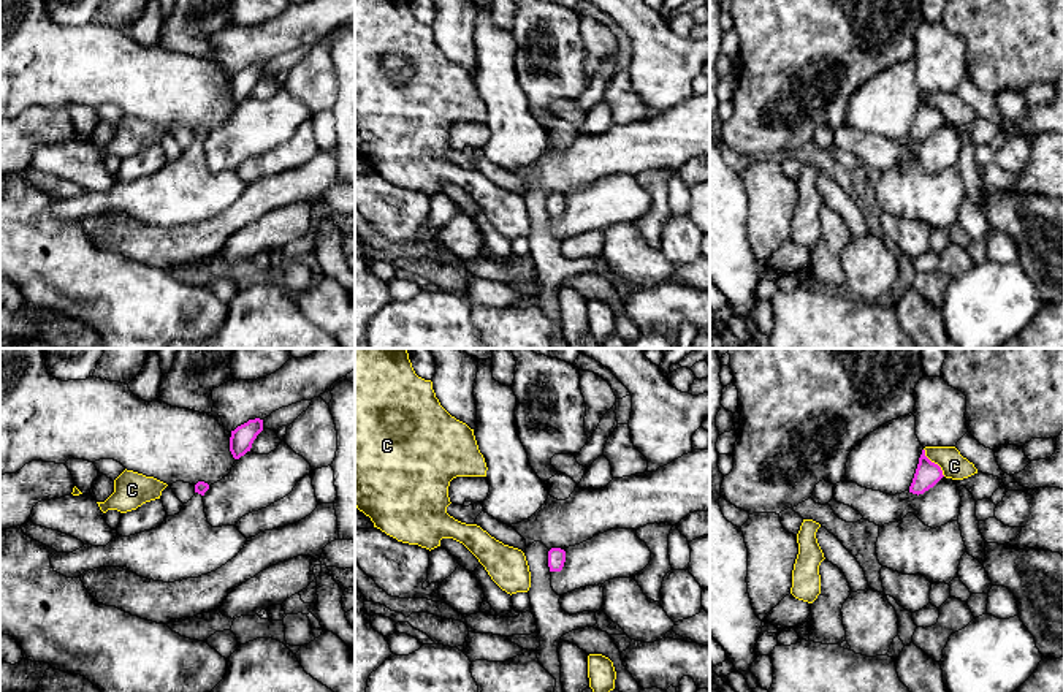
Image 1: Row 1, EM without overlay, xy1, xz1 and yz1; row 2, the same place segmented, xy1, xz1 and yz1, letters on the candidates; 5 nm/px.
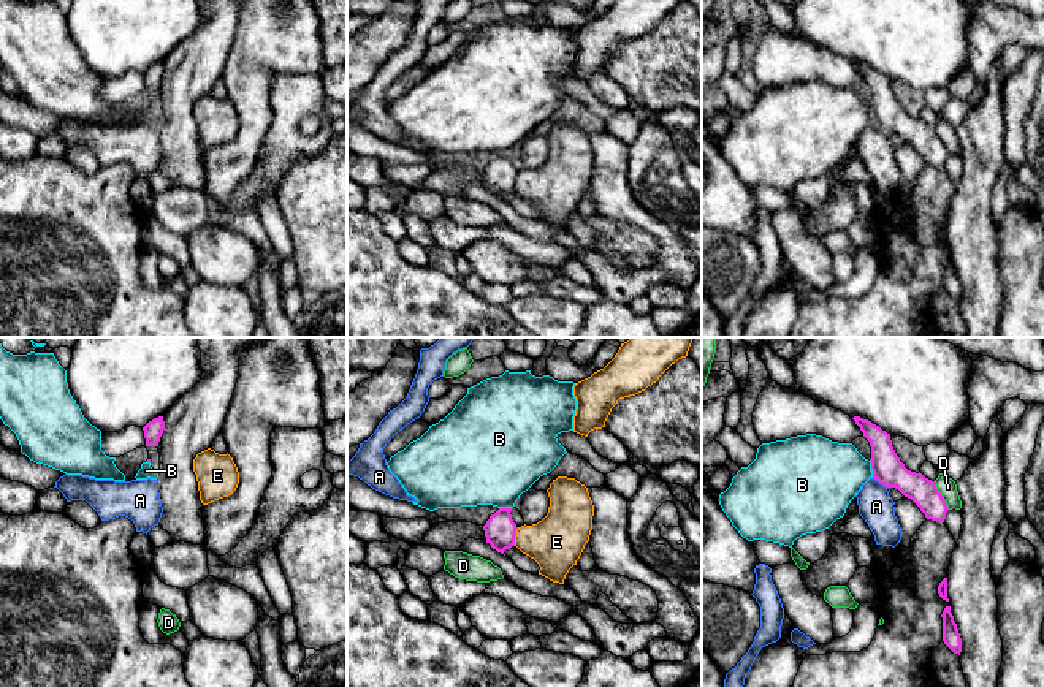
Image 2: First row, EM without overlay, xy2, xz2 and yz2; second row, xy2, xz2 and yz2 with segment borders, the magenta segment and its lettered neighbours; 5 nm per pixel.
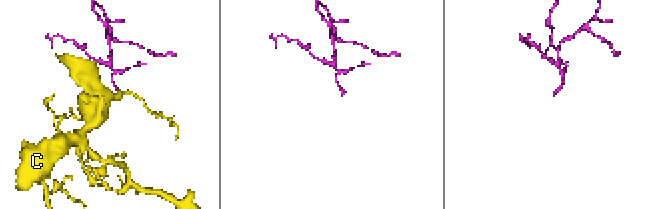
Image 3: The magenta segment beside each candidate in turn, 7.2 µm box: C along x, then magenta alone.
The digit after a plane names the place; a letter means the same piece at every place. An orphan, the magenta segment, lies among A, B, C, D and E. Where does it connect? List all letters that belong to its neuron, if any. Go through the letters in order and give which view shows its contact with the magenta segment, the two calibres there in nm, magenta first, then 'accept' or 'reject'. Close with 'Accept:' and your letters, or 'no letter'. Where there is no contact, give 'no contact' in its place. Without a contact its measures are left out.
A: meets magenta in yz2; 160 nm thick on the magenta side, 180 nm on the other; reject
B: meets magenta in yz2; 160 nm thick on the magenta side, 360 nm on the other; reject
C: meets magenta in yz1; 130 nm thick on the magenta side, 130 nm on the other; reject
D: meets magenta in yz2; 140 nm thick on the magenta side, 90 nm on the other; reject
E: meets magenta in xz2; 160 nm thick on the magenta side, 280 nm on the other; reject
Accept: no letter

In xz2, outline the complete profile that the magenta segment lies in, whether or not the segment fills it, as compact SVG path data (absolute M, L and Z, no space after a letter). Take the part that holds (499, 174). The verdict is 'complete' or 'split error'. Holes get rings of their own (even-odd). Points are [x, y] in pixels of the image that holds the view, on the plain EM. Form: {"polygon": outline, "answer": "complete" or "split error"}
{"polygon": "M499 154L483 171L486 188L501 199L515 192L518 173L512 165L510 157L512 154Z", "answer": "complete"}

